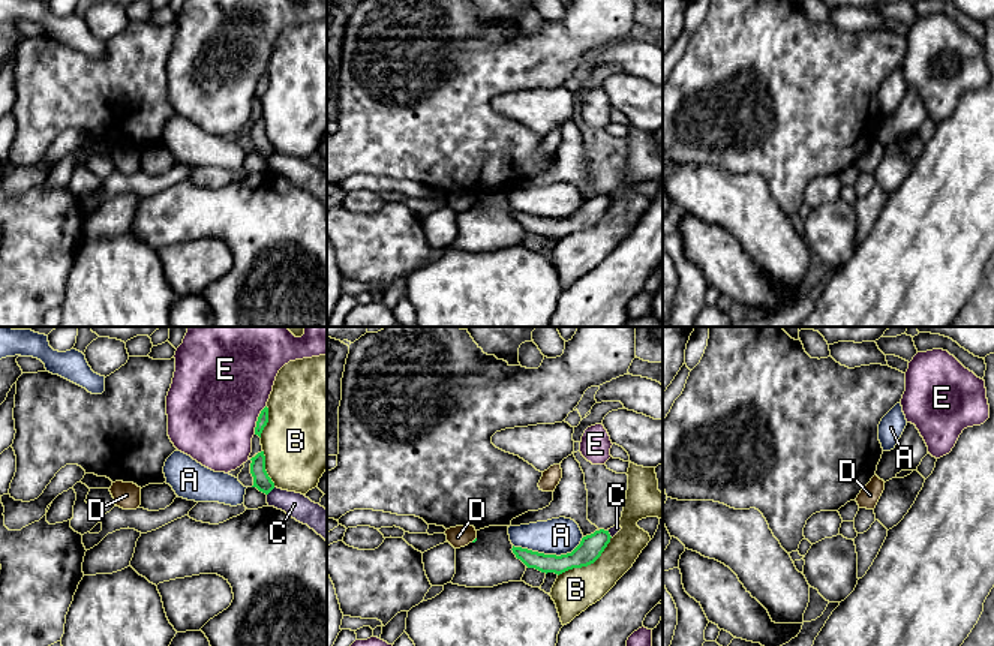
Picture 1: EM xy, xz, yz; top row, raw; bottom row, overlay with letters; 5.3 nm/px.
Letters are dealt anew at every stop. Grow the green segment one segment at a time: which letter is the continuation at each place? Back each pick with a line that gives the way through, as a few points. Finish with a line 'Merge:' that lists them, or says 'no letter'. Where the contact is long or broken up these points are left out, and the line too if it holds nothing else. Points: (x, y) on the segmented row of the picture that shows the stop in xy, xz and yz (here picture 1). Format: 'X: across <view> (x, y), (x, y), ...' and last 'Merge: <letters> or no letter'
Merge: no letter

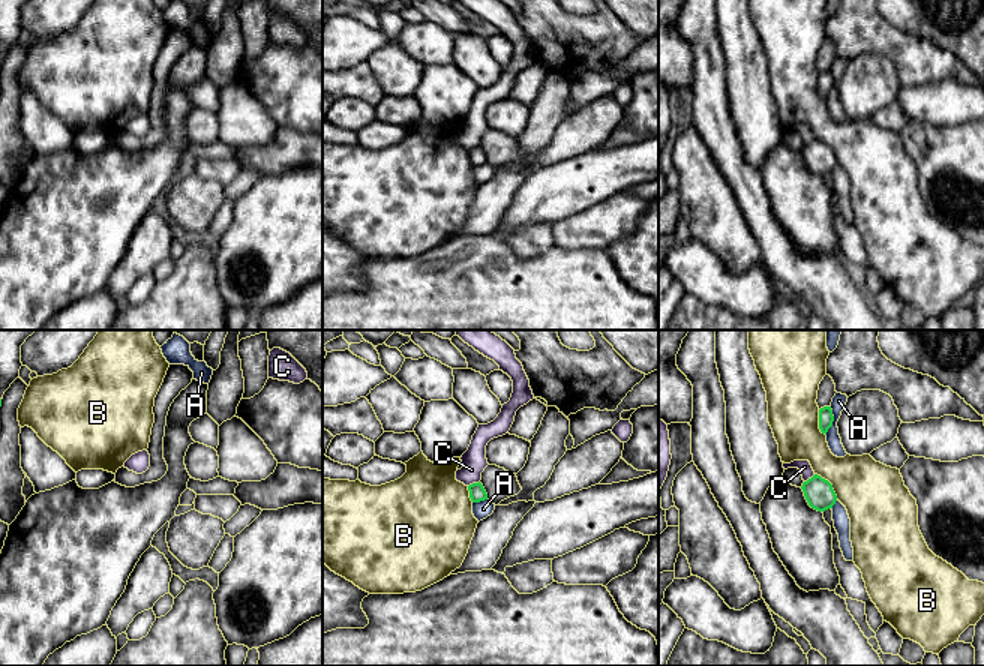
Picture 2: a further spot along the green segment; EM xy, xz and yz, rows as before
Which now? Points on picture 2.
Merge: no letter

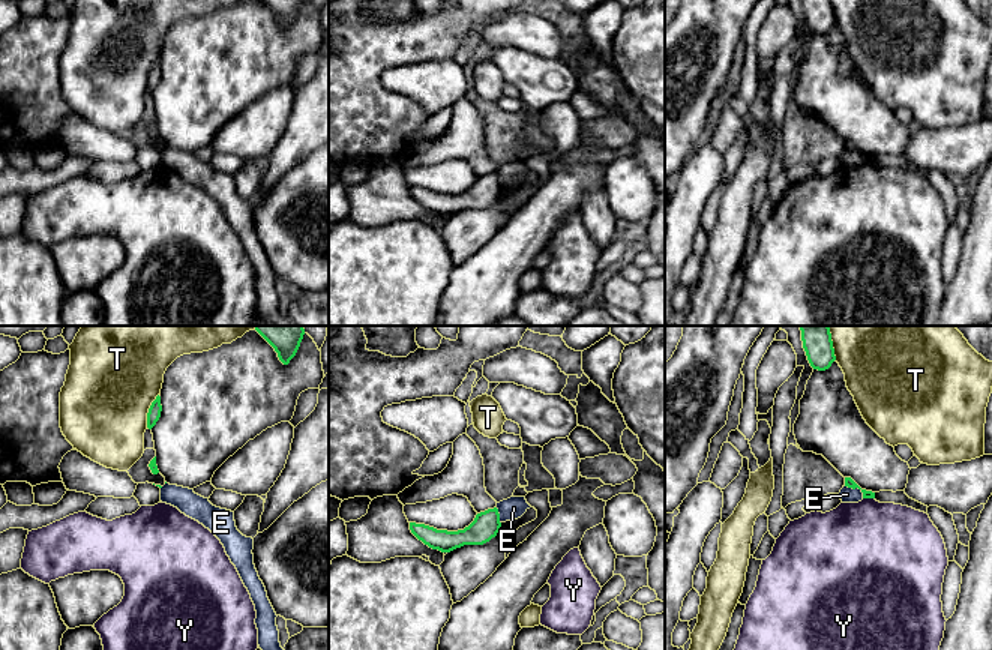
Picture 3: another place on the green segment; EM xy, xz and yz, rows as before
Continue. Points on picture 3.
Merge: no letter

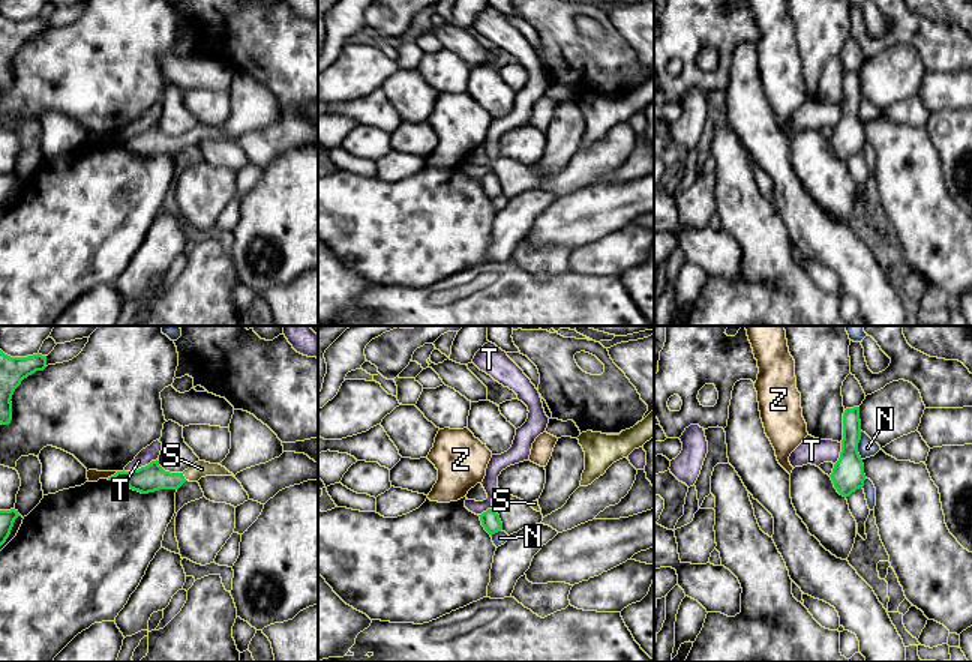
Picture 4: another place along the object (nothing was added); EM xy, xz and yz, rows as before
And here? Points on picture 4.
S: across xy (152, 478), (183, 476), (201, 469)
Merge: S

